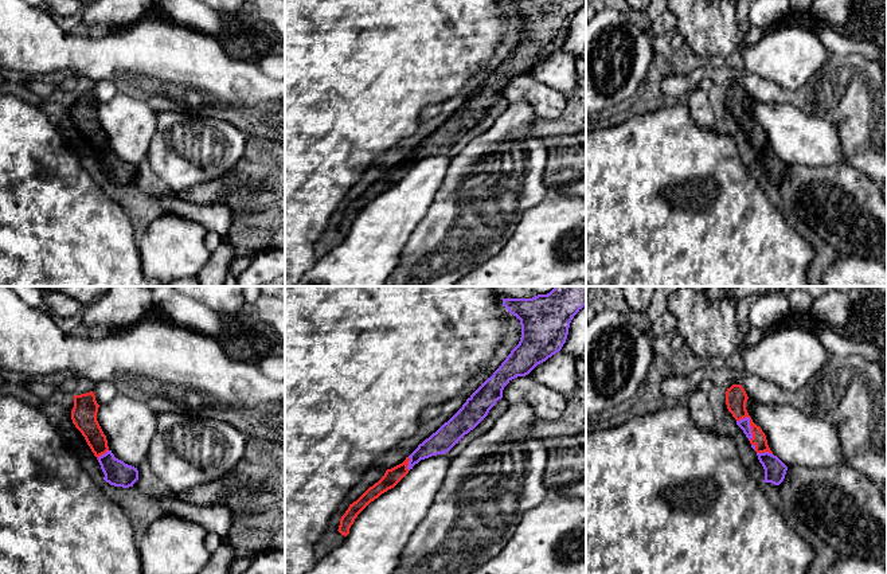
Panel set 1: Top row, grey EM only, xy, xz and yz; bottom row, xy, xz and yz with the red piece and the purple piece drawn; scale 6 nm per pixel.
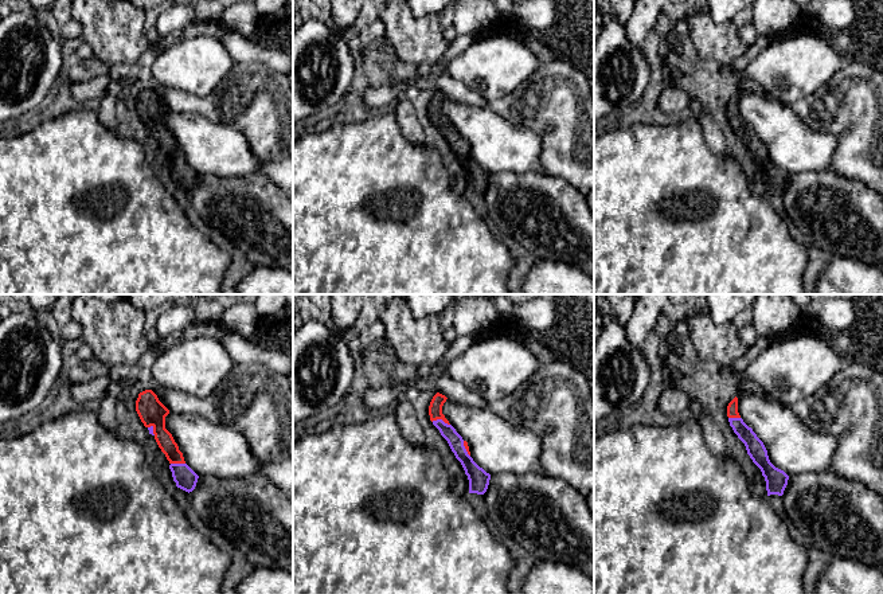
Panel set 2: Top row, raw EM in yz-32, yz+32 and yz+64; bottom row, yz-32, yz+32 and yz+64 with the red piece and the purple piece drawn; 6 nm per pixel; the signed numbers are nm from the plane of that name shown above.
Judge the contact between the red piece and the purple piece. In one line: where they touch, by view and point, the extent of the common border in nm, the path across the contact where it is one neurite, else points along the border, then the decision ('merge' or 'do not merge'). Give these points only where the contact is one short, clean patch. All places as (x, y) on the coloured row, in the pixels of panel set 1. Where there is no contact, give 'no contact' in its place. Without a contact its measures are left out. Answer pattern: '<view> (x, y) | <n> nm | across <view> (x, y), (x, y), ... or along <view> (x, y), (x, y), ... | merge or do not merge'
yz (751, 428) | 150 nm | merge

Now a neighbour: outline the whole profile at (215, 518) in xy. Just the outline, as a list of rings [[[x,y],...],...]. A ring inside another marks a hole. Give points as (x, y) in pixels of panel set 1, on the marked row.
[[[176,495],[161,499],[164,515],[177,515],[185,520],[192,520],[203,526],[208,532],[227,539],[231,524],[233,511],[223,504],[194,505],[181,501]]]

